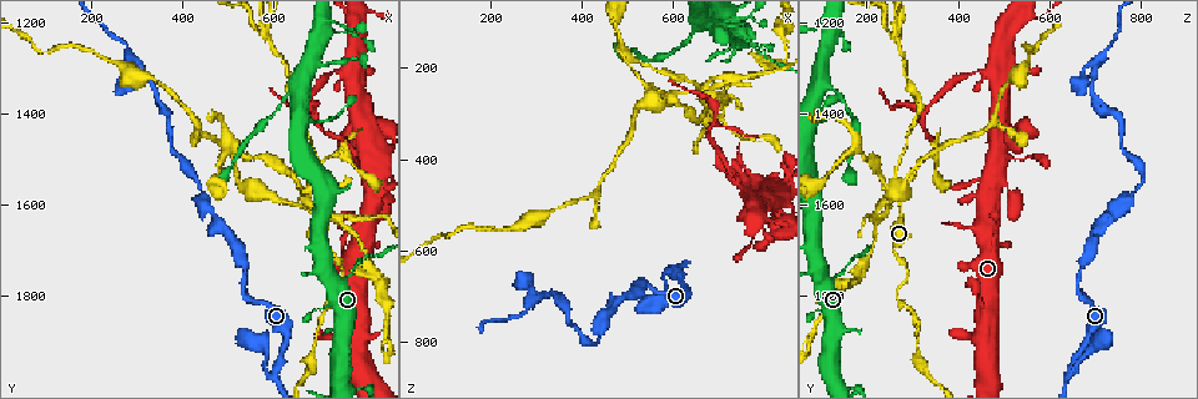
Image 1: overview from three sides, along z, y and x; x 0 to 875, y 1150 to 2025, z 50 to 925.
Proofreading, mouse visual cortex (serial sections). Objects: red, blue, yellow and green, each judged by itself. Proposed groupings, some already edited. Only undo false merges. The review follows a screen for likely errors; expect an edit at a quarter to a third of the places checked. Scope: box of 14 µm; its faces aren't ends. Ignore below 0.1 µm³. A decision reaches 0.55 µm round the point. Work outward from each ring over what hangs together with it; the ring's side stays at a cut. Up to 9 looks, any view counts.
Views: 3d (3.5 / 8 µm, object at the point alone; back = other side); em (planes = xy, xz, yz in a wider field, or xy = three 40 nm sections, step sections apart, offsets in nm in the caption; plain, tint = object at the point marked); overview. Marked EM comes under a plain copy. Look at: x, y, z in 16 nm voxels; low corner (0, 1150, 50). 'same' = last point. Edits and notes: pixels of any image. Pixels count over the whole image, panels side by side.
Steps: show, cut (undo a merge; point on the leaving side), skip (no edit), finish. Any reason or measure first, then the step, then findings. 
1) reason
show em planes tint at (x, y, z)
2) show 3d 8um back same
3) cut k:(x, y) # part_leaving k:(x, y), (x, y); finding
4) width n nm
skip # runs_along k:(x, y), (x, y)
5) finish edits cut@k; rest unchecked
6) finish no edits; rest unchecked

abrupt turn
show 3d 3.5um at (535, 1800, 670)

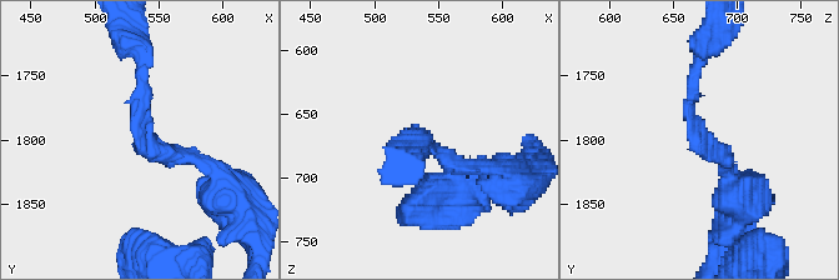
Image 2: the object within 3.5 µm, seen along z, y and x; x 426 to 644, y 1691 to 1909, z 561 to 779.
arm_widths 150, 200 nm; need the tissue
show em xy step 5 tint at (538, 1802, 668)

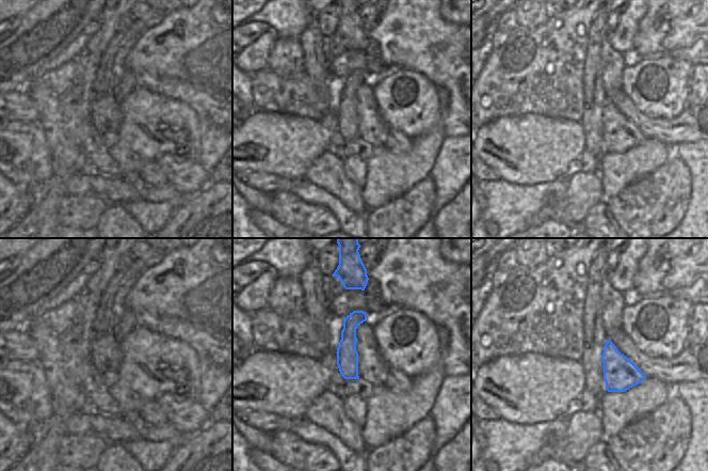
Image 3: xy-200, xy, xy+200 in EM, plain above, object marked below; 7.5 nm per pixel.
skip # runs_along 3:(360, 313), (350, 325), (347, 376); one cell here

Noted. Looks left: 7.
branch point
show 3d 3.5um at (300, 1295, 700)

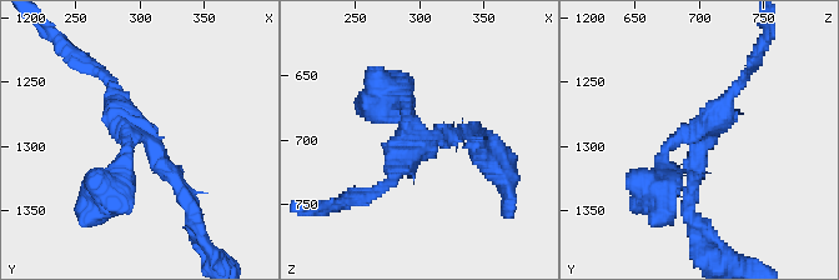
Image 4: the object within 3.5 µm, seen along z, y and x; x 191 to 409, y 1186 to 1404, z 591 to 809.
arms 3; arm_widths 200, 200, 200 nm
show em xy step 2 tint at (304, 1292, 700)

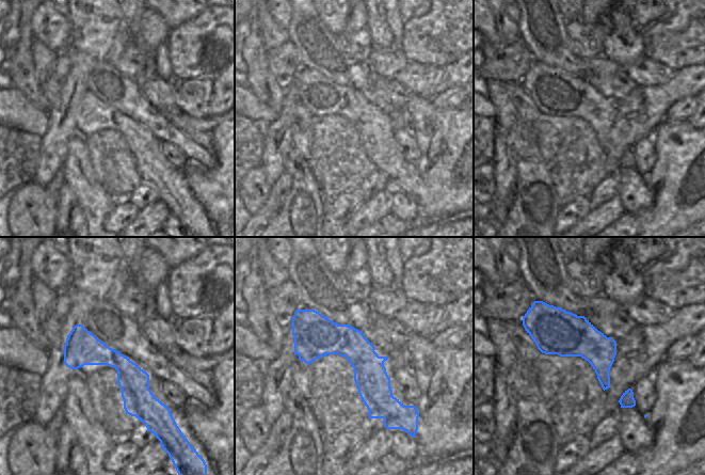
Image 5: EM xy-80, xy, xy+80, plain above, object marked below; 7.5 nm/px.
skip # continuous, no second cell

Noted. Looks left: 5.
arms part here
show 3d 8um at (645, 1335, 120)

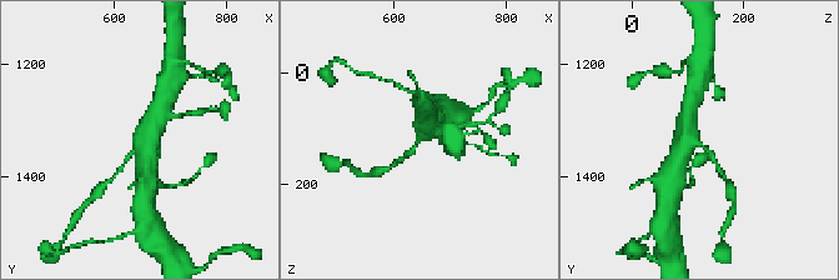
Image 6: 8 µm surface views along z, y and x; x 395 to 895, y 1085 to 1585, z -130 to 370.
need the tissue
show em xy step 1 tint at (640, 1335, 115)

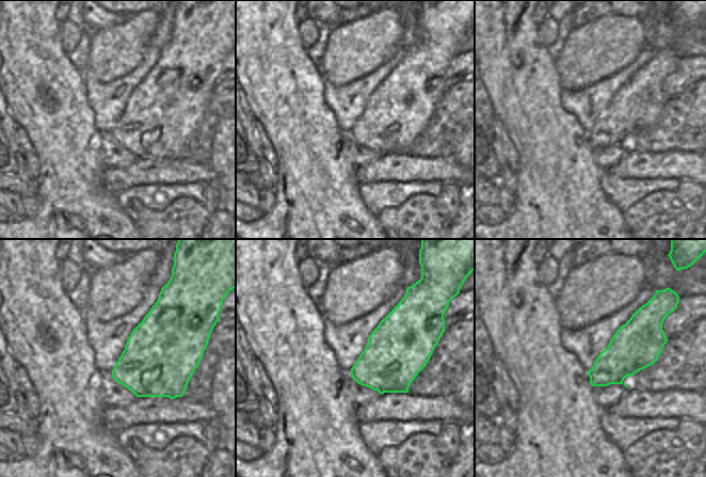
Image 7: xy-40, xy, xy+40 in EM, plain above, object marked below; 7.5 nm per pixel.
cut 6:(401, 159) # part_leaving 6:(415, 146), (403, 159), (385, 170); two cells meet here

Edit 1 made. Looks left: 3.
see it whole again
show overview

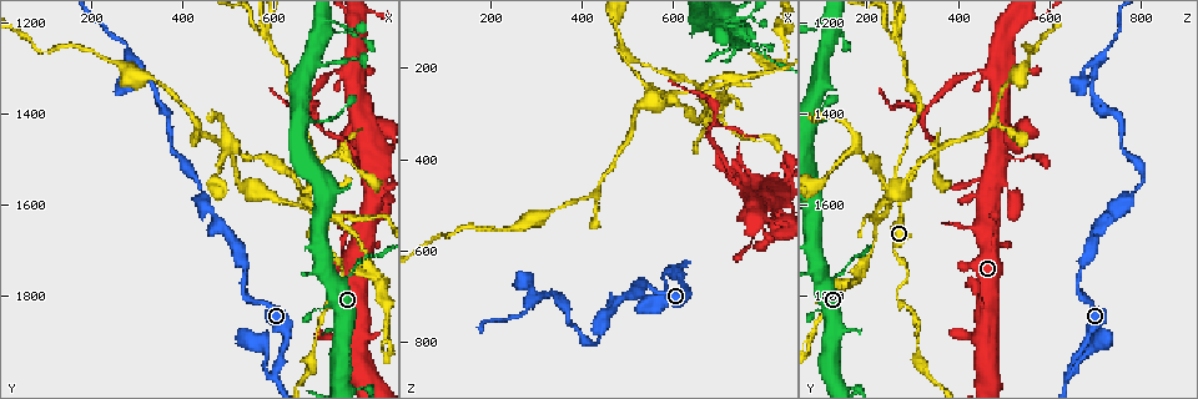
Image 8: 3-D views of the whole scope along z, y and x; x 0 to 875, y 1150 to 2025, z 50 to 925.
sharp bend
show 3d 3.5um at (745, 1745, 290)

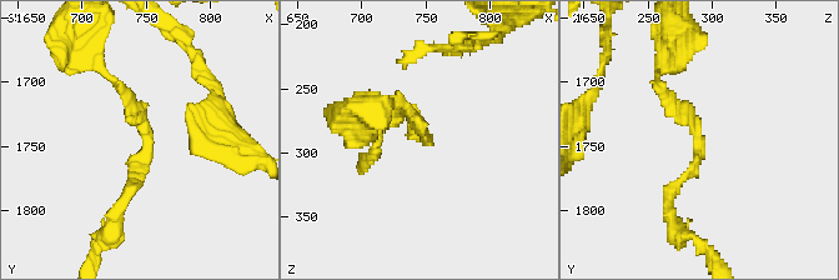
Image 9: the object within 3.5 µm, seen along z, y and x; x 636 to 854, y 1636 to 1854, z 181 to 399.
arm_widths 150, 150 nm; now the EM
show em xy step 5 tint at (750, 1742, 290)

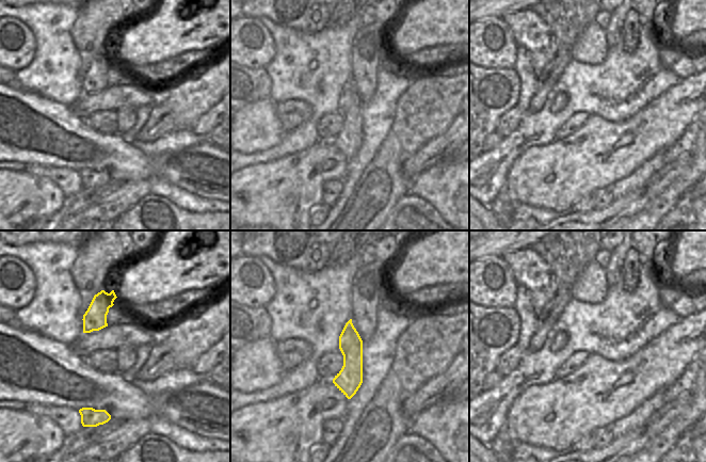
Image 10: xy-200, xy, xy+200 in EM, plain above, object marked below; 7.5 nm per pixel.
skip # runs_along 9:(109, 75), (147, 136), (121, 205); one cell here

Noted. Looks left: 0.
finish edits cut@6; rest unchecked

